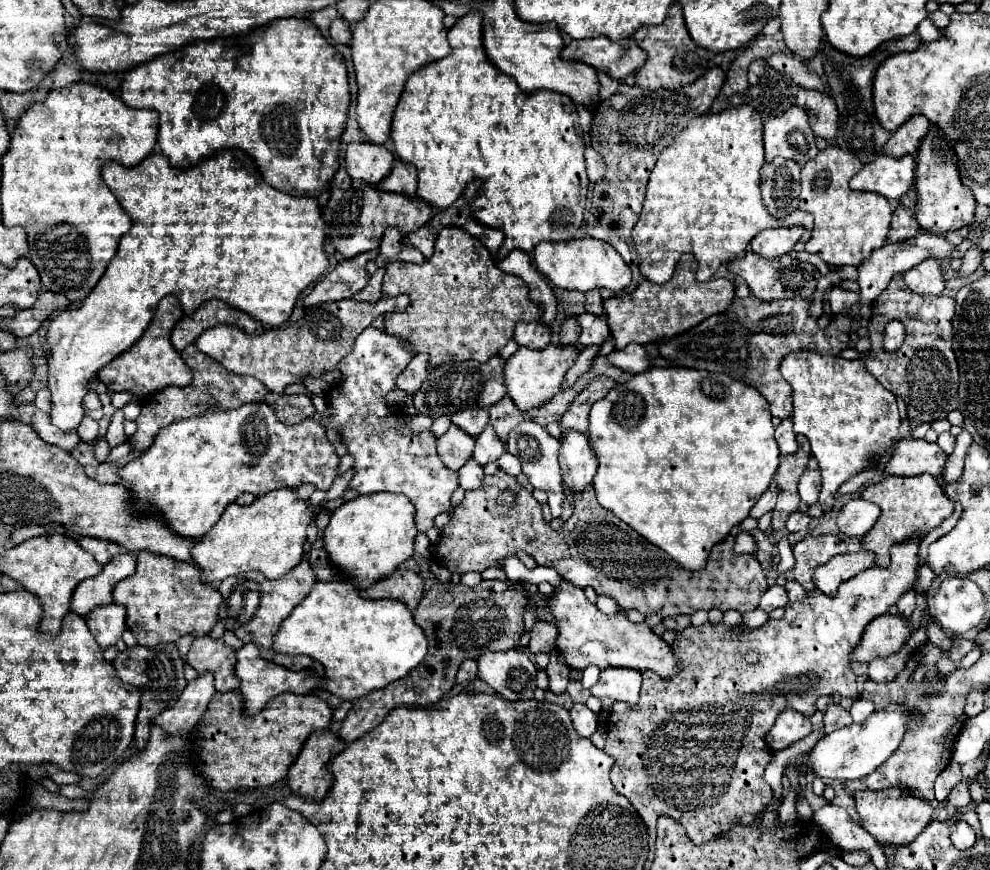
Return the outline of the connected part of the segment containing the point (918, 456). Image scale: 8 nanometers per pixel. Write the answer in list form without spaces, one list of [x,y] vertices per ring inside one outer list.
[[[902,439],[896,443],[884,475],[904,475],[914,477],[930,473],[934,477],[944,475],[948,455],[938,447],[938,443],[928,443],[924,439]]]

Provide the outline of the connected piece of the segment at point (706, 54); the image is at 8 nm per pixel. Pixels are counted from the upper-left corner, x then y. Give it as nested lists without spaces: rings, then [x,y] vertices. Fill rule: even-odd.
[[[678,3],[670,5],[668,15],[662,25],[646,25],[634,33],[634,39],[642,49],[648,51],[646,63],[634,73],[636,83],[644,89],[656,91],[660,87],[666,87],[666,89],[676,91],[682,85],[696,81],[710,67],[710,51],[692,41],[684,23],[682,7]]]

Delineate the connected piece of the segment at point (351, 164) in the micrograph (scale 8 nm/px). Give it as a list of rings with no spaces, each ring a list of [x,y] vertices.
[[[348,143],[346,147],[346,169],[352,179],[378,183],[388,175],[392,163],[394,155],[384,145]]]

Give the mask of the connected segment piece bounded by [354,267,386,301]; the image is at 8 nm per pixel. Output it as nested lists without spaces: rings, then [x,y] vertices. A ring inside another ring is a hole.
[[[384,267],[378,269],[378,271],[370,277],[368,285],[366,285],[360,293],[356,293],[354,297],[360,299],[360,301],[376,301],[376,299],[380,299],[380,297],[382,297],[382,277],[384,277],[384,271],[386,271]]]

